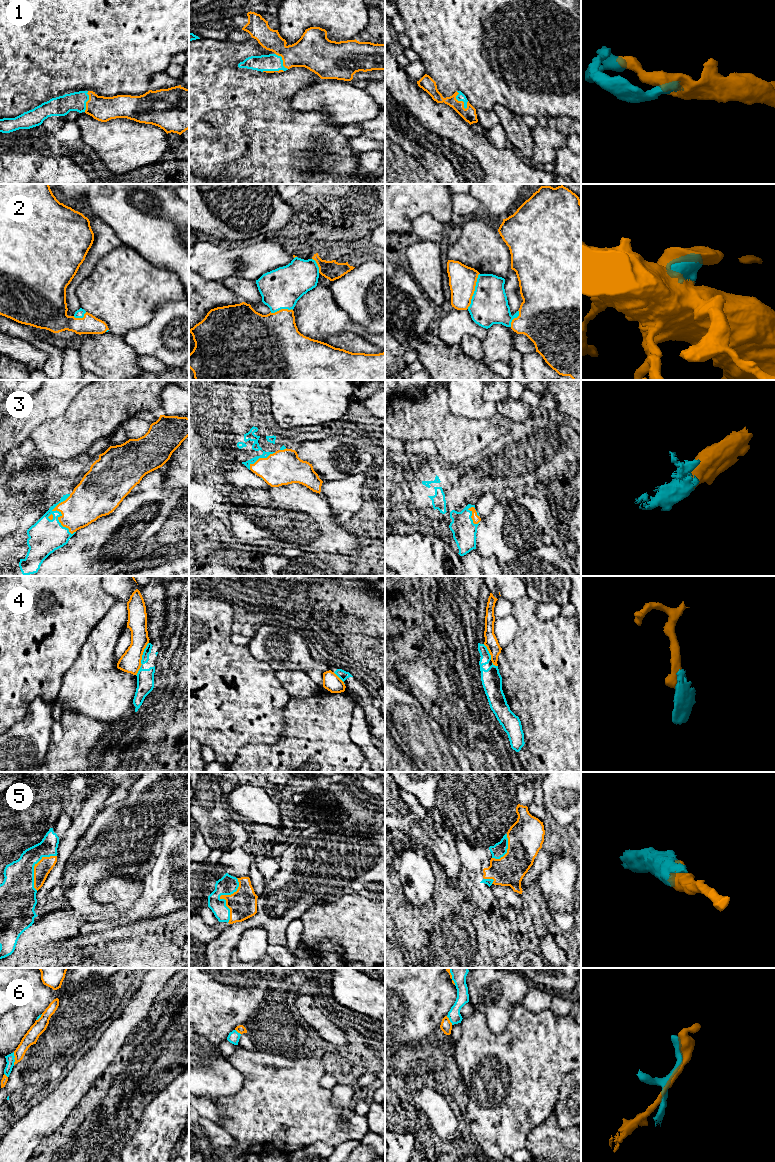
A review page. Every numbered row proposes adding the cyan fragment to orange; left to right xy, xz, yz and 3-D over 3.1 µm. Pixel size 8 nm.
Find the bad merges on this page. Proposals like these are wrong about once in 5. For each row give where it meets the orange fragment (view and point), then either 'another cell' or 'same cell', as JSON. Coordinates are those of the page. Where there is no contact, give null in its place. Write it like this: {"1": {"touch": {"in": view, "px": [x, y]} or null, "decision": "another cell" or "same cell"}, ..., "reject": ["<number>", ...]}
{"1": {"touch": {"in": "yz", "px": [460, 101]}, "decision": "same cell"}, "2": {"touch": {"in": "yz", "px": [474, 290]}, "decision": "same cell"}, "3": {"touch": {"in": "xy", "px": [61, 513]}, "decision": "same cell"}, "4": {"touch": {"in": "xy", "px": [141, 659]}, "decision": "another cell"}, "5": {"touch": {"in": "xz", "px": [220, 896]}, "decision": "same cell"}, "6": {"touch": {"in": "xy", "px": [14, 1058]}, "decision": "another cell"}, "reject": ["4", "6"]}

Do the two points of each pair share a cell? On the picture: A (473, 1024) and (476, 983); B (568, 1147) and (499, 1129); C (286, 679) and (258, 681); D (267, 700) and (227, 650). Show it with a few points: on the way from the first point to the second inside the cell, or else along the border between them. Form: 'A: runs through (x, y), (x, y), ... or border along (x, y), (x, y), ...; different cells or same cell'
A: border along (475, 1009), (485, 1016), (486, 1026), (489, 1029); different cells
B: border along (544, 1121), (529, 1132), (526, 1136), (525, 1146); different cells
C: border along (264, 661), (275, 671), (279, 683), (291, 697); different cells
D: runs through (255, 688), (229, 662); same cell

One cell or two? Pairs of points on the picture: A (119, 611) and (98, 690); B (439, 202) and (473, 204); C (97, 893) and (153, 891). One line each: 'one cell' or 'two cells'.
A: one cell
B: two cells
C: two cells

